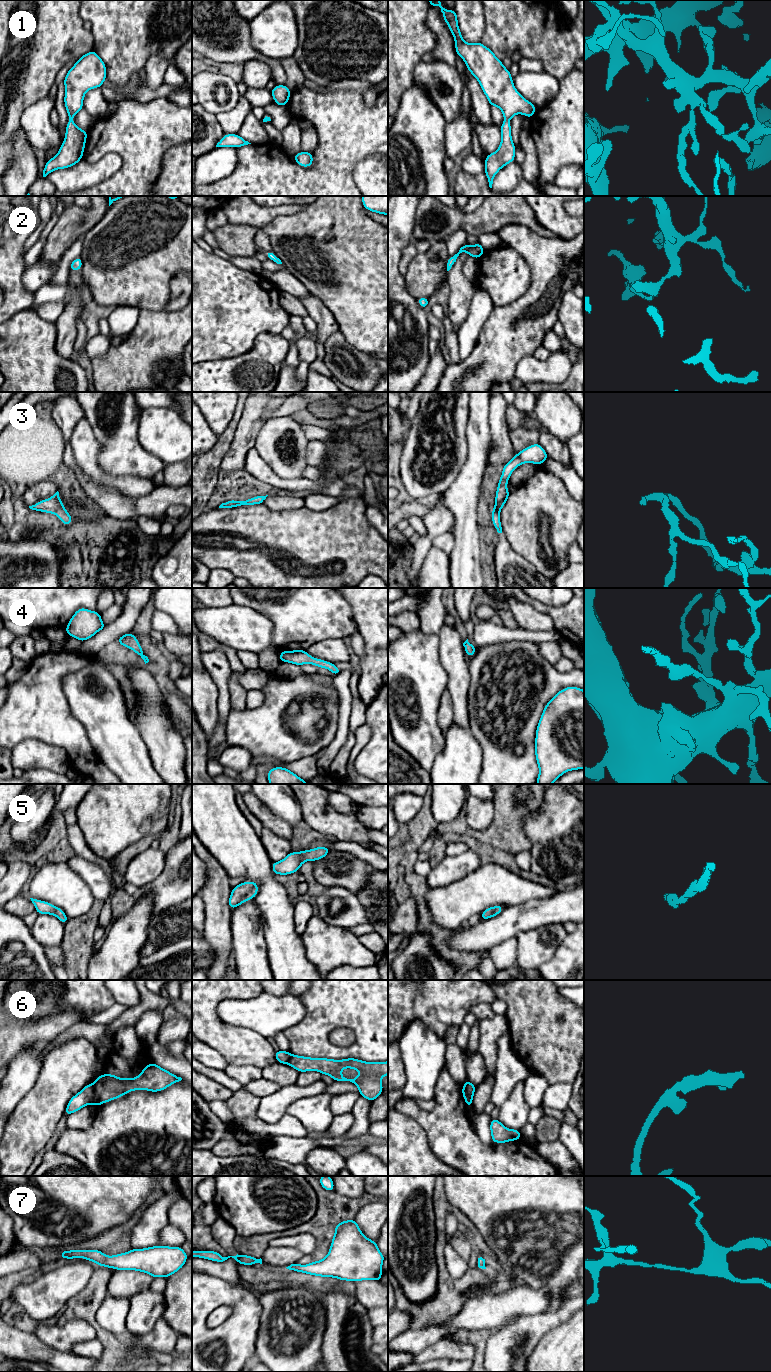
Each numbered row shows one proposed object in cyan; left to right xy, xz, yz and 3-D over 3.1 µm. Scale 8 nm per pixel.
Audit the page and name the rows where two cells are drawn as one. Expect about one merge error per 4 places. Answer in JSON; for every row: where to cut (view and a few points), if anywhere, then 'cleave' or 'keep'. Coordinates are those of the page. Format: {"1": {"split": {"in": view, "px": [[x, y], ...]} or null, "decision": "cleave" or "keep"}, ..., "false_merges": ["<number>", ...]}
{"1": {"split": null, "decision": "keep"}, "2": {"split": null, "decision": "keep"}, "3": {"split": null, "decision": "keep"}, "4": {"split": null, "decision": "keep"}, "5": {"split": null, "decision": "keep"}, "6": {"split": {"in": "xy", "px": [[93, 1084], [94, 1099], [91, 1103]]}, "decision": "cleave"}, "7": {"split": null, "decision": "keep"}, "false_merges": ["6"]}

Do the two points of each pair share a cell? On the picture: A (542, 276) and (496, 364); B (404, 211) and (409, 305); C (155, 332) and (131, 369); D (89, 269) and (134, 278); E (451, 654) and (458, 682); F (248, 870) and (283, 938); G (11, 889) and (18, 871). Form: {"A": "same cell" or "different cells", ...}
{"A": "same cell", "B": "same cell", "C": "same cell", "D": "same cell", "E": "same cell", "F": "same cell", "G": "same cell"}

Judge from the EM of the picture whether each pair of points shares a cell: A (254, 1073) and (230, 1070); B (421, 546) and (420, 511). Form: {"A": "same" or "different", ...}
{"A": "same", "B": "different"}

